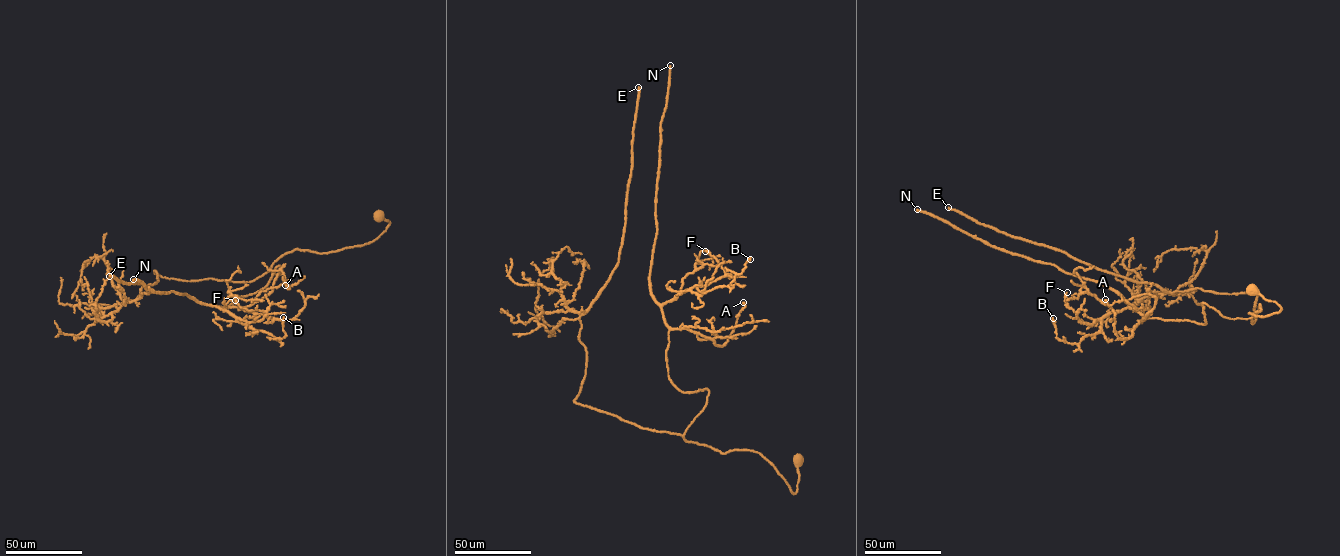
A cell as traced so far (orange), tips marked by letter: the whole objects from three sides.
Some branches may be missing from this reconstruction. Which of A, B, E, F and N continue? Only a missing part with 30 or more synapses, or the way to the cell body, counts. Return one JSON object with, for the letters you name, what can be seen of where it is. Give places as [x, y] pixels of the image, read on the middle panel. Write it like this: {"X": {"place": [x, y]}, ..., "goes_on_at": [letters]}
{"E": {"place": [638, 87]}, "goes_on_at": ["E"]}

